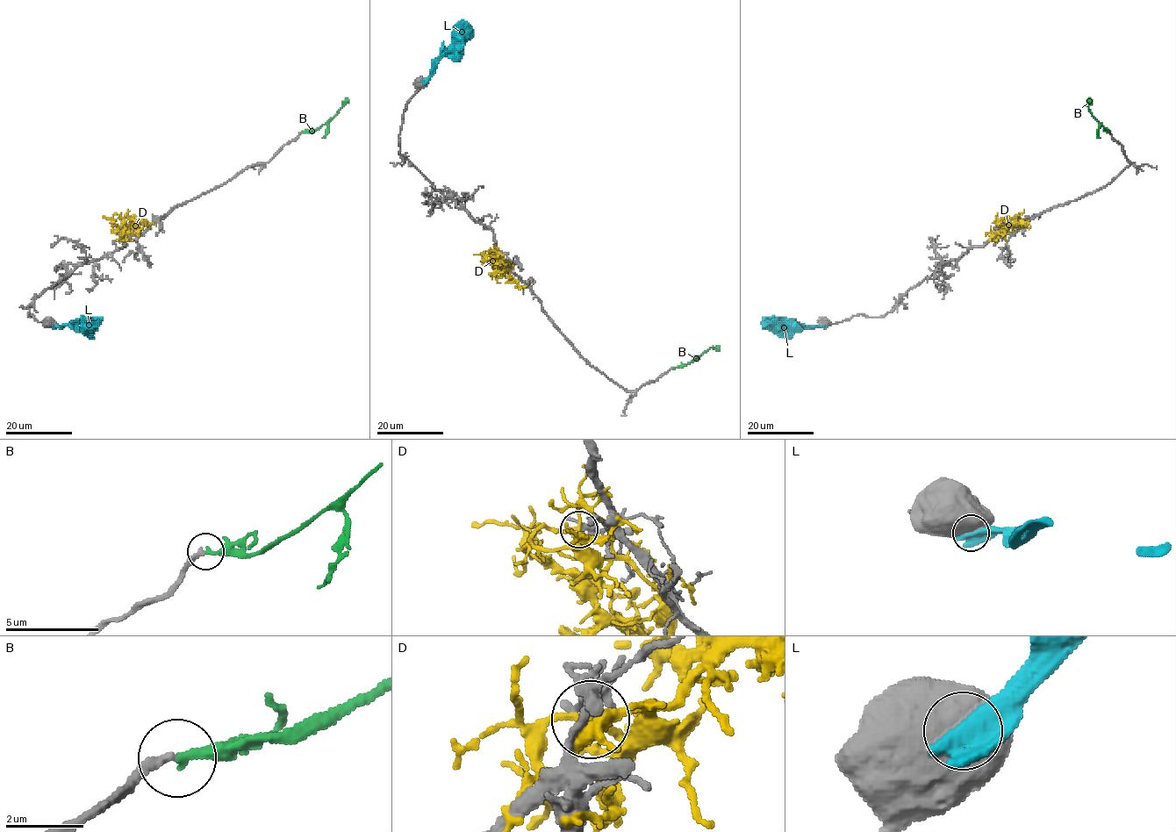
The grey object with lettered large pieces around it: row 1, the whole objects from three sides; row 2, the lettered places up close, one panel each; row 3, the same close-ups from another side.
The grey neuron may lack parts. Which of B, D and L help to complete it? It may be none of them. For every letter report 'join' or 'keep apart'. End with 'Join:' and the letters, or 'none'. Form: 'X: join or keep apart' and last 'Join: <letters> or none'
B: join
D: keep apart
L: keep apart
Join: B

